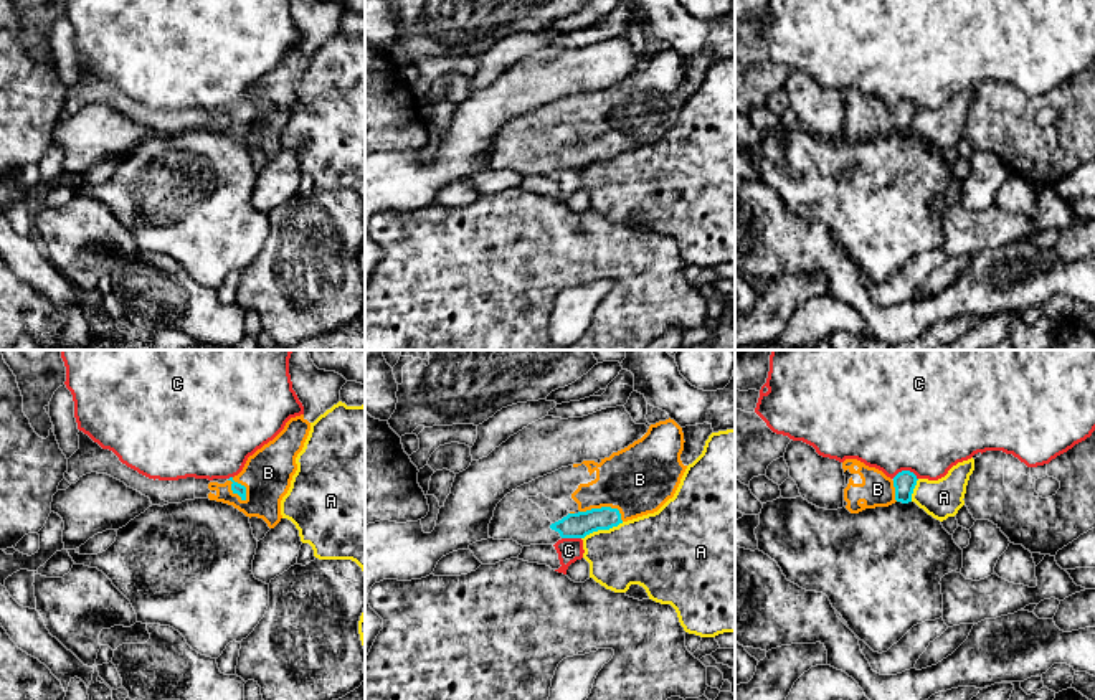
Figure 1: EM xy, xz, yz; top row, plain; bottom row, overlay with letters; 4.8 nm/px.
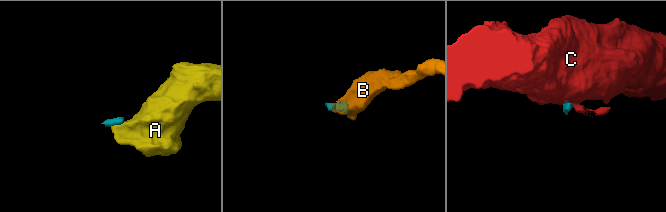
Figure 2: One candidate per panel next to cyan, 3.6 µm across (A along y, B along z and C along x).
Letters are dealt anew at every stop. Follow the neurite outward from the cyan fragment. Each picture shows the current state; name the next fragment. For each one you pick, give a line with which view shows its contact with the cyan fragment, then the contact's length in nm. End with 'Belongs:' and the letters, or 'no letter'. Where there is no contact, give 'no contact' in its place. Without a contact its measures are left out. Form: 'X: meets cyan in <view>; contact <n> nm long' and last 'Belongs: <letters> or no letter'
B: meets cyan in xy; contact 140 nm long
Belongs: B

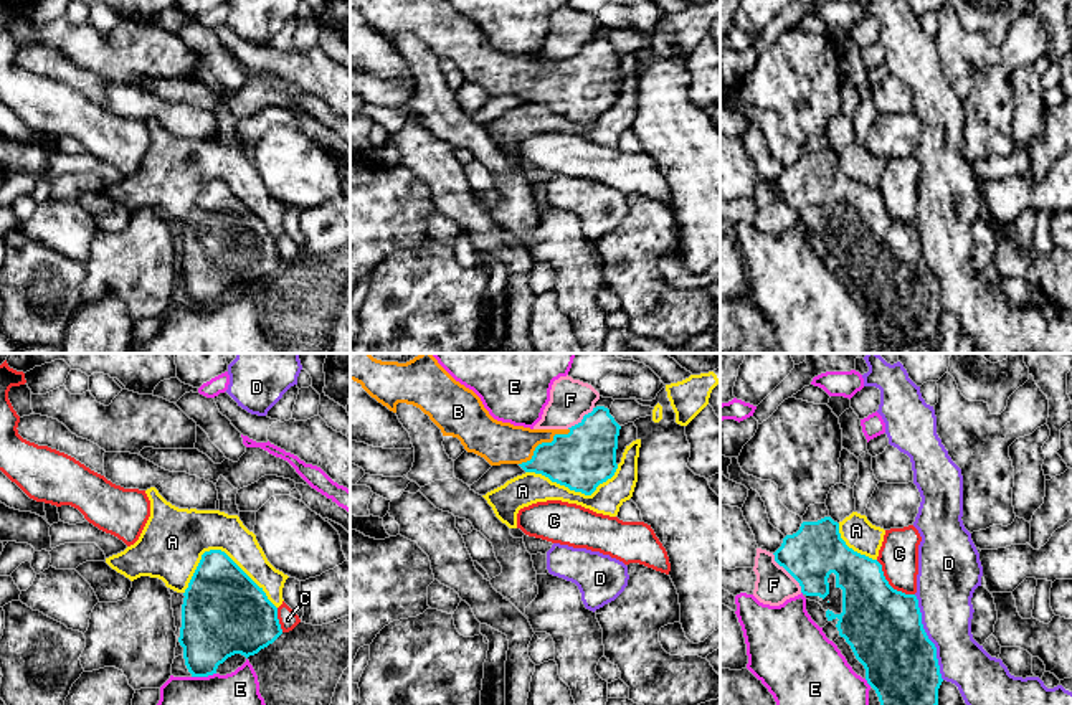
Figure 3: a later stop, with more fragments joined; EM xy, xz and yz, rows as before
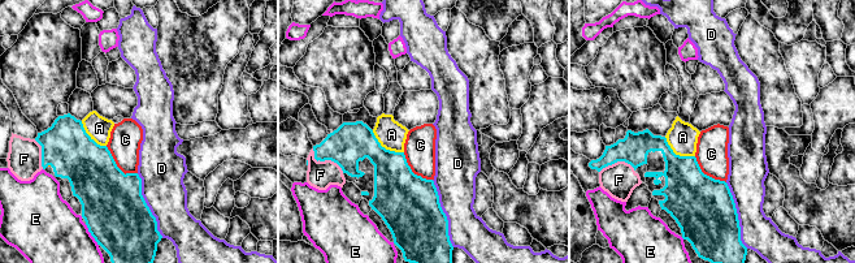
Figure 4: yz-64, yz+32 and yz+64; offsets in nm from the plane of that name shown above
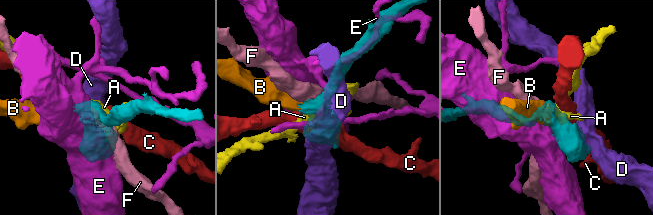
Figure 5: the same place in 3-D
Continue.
B: meets cyan in xz; contact 300 nm long
Belongs: B

